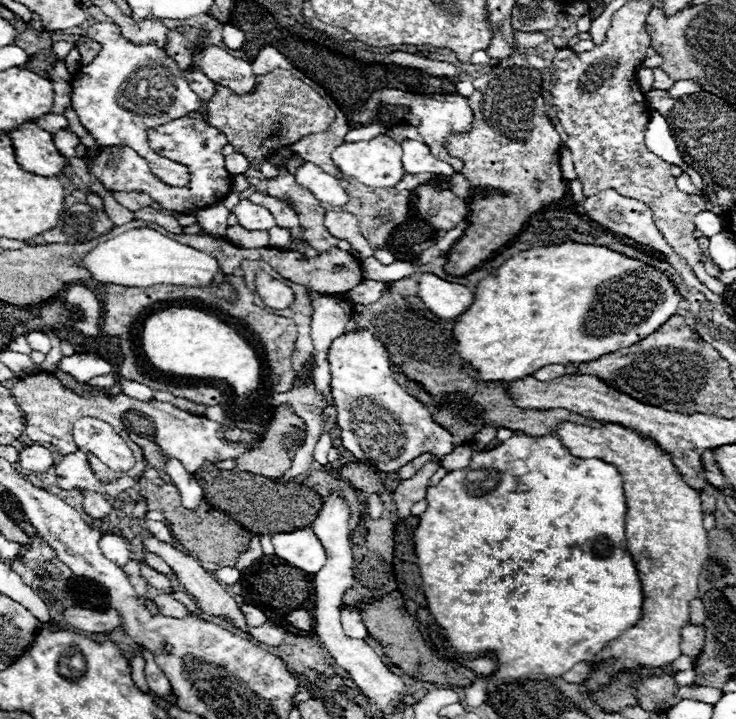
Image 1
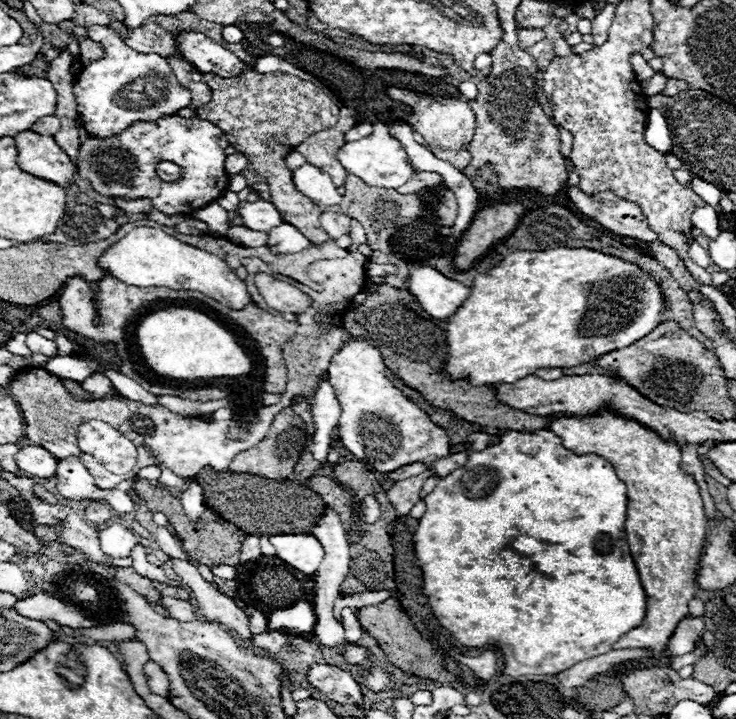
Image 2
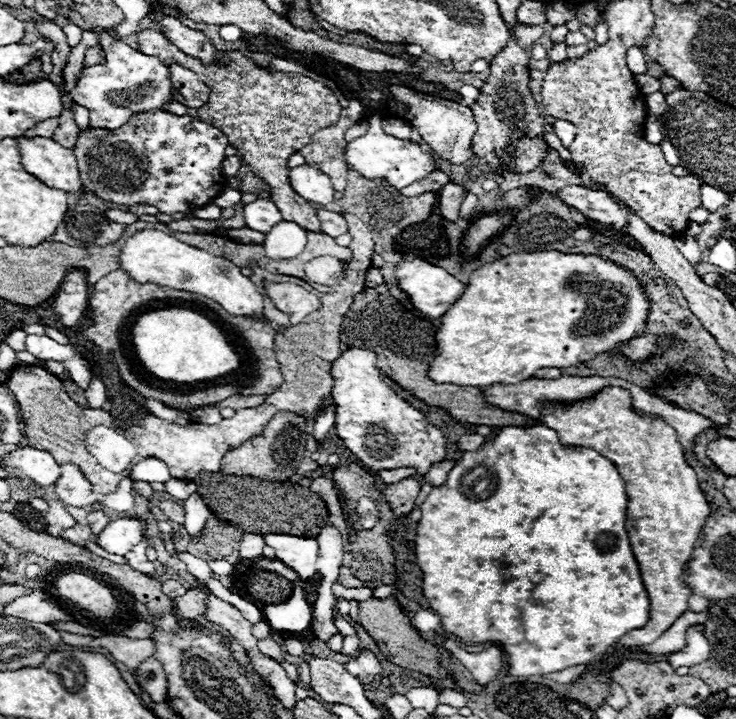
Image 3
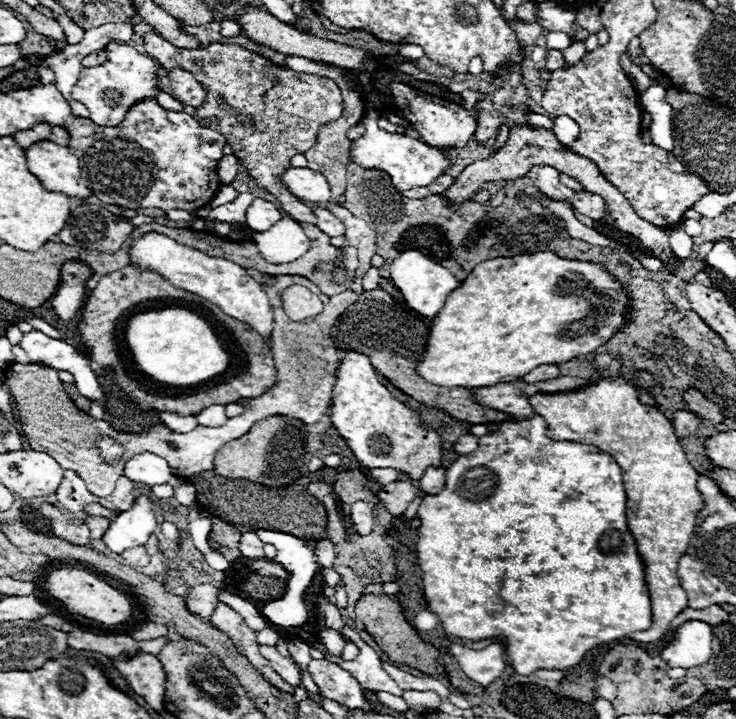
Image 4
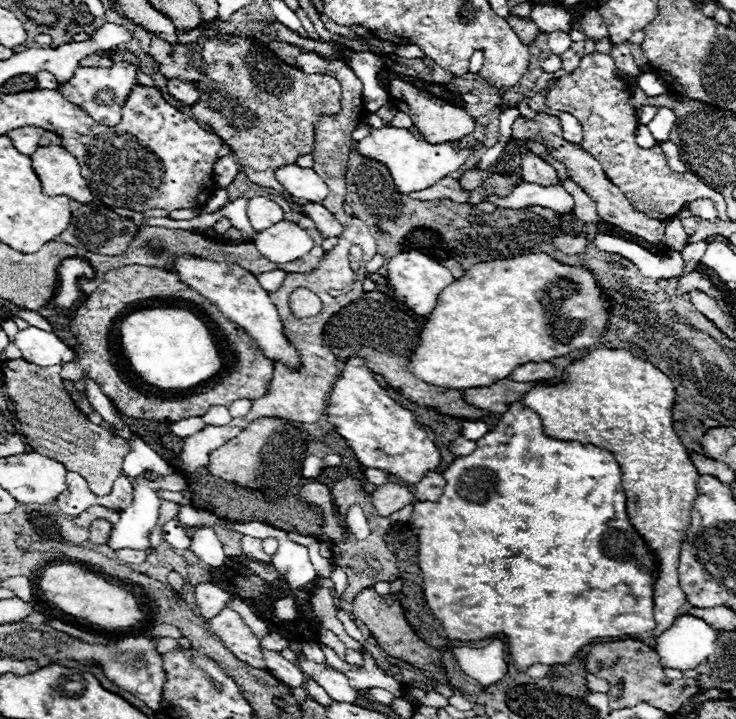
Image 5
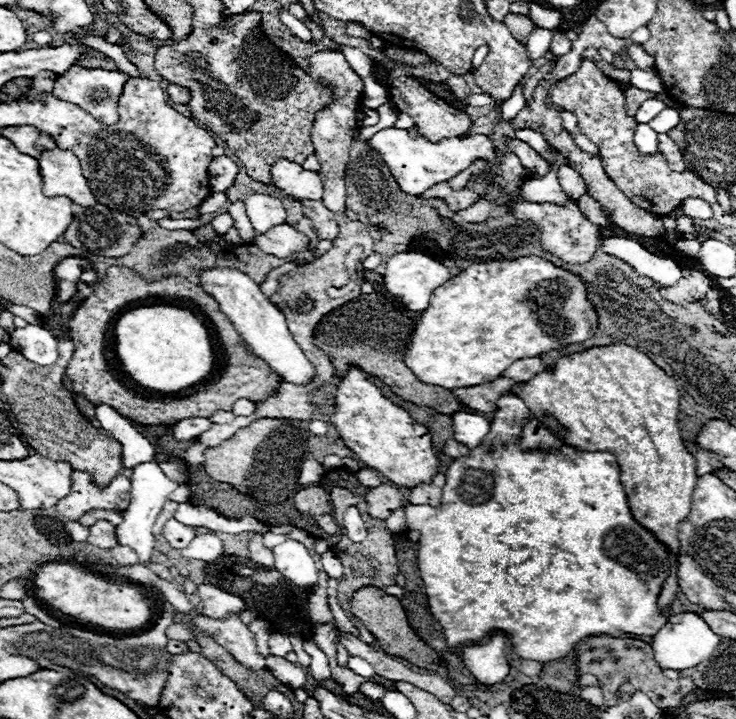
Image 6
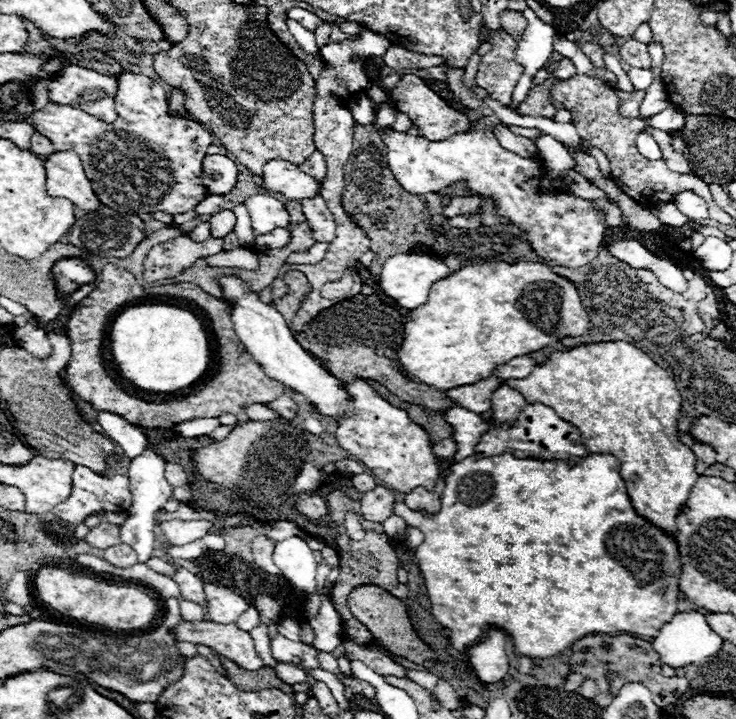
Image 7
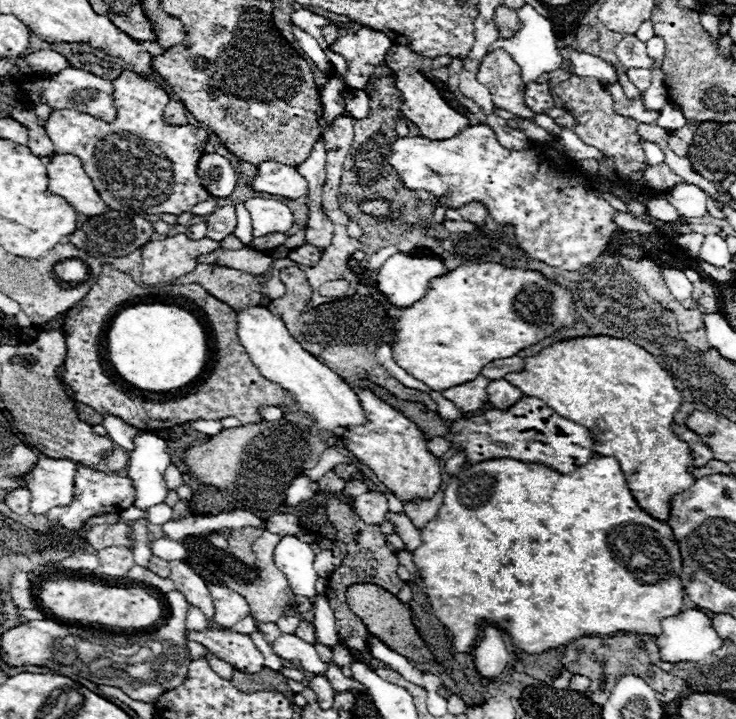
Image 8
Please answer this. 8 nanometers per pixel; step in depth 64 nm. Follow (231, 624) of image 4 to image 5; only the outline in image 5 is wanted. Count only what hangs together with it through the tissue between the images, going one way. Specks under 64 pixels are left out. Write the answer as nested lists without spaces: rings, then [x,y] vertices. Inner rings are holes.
[[[224,608],[218,616],[208,620],[208,628],[218,634],[218,638],[226,644],[226,648],[230,648],[230,652],[234,652],[234,656],[238,656],[238,660],[250,664],[252,668],[266,668],[258,638],[234,610]]]

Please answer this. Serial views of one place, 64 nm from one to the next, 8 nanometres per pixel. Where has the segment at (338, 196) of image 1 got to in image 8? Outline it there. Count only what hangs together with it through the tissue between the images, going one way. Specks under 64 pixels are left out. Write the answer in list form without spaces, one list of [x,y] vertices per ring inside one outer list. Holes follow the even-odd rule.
[[[266,160],[258,166],[256,176],[250,180],[250,188],[254,192],[284,196],[290,200],[308,194],[308,184],[298,174],[298,170],[294,166],[286,166],[274,160]]]

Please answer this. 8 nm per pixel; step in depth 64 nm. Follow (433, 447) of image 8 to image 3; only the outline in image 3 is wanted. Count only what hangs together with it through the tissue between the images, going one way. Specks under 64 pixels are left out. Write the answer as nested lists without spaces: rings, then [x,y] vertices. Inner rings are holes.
[[[466,434],[466,436],[462,436],[462,438],[456,442],[456,446],[458,446],[458,450],[468,452],[468,450],[476,450],[476,448],[480,448],[484,440],[486,440],[486,438],[480,436],[480,434]]]

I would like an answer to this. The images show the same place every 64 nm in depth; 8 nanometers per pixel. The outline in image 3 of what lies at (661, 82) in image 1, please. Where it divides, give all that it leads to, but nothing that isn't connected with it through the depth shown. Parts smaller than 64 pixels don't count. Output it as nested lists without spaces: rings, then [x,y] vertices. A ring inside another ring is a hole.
[[[636,74],[634,80],[636,80],[638,88],[640,88],[644,94],[650,94],[650,92],[660,90],[660,80],[658,80],[658,78],[652,78],[652,76],[648,76],[648,74]]]

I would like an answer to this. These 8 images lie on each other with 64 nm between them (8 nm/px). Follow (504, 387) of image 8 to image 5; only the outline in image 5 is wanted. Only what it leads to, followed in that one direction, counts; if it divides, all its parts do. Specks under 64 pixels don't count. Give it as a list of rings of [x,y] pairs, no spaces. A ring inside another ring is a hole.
[[[510,404],[510,408],[498,416],[496,426],[476,442],[476,450],[468,456],[456,458],[444,472],[446,486],[438,502],[416,502],[410,524],[418,530],[418,566],[424,578],[424,596],[430,612],[442,622],[442,628],[450,640],[482,640],[490,636],[504,636],[510,646],[510,654],[524,672],[530,664],[568,664],[576,652],[600,638],[618,638],[652,632],[656,628],[654,620],[654,582],[658,574],[658,564],[654,552],[648,548],[646,540],[632,528],[626,512],[626,494],[622,488],[622,472],[618,462],[608,450],[594,446],[582,446],[578,442],[560,442],[544,434],[542,420],[538,414],[524,404]]]

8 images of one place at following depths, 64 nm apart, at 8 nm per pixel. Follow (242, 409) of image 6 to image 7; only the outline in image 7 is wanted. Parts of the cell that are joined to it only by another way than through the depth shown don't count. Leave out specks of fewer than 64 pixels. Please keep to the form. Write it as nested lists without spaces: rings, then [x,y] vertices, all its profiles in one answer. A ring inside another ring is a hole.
[[[250,404],[246,408],[246,414],[252,416],[252,420],[273,420],[278,418],[278,412],[274,410],[268,410],[264,406],[256,406],[256,404]]]

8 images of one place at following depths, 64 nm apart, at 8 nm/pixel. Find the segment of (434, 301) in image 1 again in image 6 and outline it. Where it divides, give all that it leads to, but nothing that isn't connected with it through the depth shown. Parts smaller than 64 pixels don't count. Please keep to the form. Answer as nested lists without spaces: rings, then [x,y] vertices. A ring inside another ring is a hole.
[[[400,252],[400,254],[394,254],[392,258],[386,260],[386,272],[382,276],[382,286],[408,310],[412,312],[422,312],[424,308],[428,308],[430,304],[430,296],[432,296],[432,290],[438,288],[440,284],[444,284],[446,280],[450,280],[452,274],[450,270],[440,264],[438,260],[432,260],[430,256],[426,254],[420,254],[420,252]]]

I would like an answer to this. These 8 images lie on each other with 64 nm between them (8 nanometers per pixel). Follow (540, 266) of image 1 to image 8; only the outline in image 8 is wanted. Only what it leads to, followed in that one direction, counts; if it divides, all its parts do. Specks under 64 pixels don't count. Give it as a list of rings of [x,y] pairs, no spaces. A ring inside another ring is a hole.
[[[488,262],[462,264],[450,270],[446,276],[430,280],[430,288],[426,290],[426,296],[418,300],[418,304],[412,304],[406,310],[402,308],[400,318],[394,326],[392,358],[416,380],[422,380],[432,390],[442,392],[446,388],[474,380],[480,374],[482,366],[492,362],[494,358],[510,358],[518,350],[552,336],[558,328],[570,326],[574,320],[576,318],[570,292],[544,278],[540,272],[506,268],[502,264]]]

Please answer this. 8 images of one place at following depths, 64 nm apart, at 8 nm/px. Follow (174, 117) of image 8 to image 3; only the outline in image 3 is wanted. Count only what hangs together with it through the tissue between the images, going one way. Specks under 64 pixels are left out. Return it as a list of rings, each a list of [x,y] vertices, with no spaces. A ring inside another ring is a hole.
[[[180,64],[170,66],[170,78],[174,80],[174,90],[180,96],[180,102],[188,108],[200,108],[208,102],[210,88],[198,80],[192,70],[182,68]]]

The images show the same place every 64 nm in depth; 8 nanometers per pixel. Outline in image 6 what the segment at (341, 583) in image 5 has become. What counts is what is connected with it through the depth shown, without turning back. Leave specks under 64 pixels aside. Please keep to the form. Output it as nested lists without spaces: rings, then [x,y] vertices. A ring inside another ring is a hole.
[[[328,550],[328,552],[322,554],[322,558],[320,558],[320,568],[326,570],[328,576],[336,576],[336,578],[342,576],[342,564],[340,564],[340,560],[334,556],[332,550]]]

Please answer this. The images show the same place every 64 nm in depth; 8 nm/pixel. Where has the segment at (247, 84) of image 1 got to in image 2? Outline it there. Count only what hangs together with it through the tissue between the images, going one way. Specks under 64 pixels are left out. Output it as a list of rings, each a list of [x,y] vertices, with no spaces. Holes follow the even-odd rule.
[[[182,30],[174,34],[176,46],[190,62],[202,72],[214,72],[220,76],[238,76],[242,72],[242,62],[226,48],[204,36],[202,32]]]

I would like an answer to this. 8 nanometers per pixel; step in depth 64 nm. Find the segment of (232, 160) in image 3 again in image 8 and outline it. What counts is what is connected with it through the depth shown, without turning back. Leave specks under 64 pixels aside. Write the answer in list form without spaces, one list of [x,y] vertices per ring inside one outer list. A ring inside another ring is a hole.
[[[204,154],[198,162],[198,176],[202,186],[216,198],[226,198],[234,192],[236,172],[232,164],[220,154]]]

